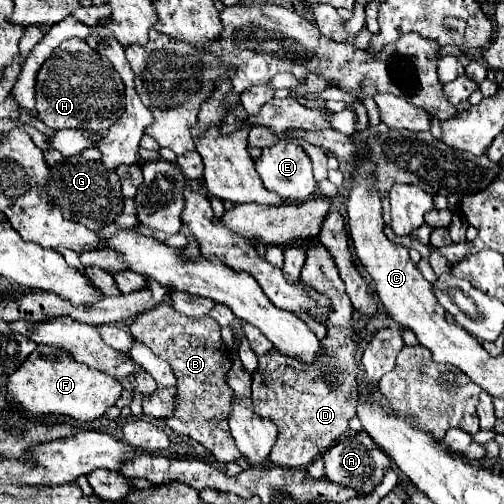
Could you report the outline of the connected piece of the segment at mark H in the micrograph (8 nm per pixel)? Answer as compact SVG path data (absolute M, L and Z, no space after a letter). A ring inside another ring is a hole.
M70 38L50 54L38 72L36 108L38 118L52 130L82 128L106 132L124 114L124 82L110 60L104 60L82 38Z

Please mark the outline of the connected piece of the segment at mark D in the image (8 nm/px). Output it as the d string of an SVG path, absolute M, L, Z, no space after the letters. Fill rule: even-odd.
M308 242L308 258L302 268L302 282L324 292L332 300L332 316L328 322L328 336L322 340L324 356L320 364L304 366L294 358L280 352L266 352L258 356L258 368L252 372L252 402L254 412L262 418L270 418L278 426L278 440L270 452L270 460L284 468L306 468L320 454L338 442L348 430L348 422L356 412L356 374L354 364L356 344L352 340L352 304L344 290L344 282L338 276L338 268L332 256L320 242Z

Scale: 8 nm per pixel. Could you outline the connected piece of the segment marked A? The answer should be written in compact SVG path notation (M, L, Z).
M362 430L356 436L344 438L338 444L334 444L324 456L326 462L326 474L324 478L348 488L356 488L362 494L370 494L384 478L384 470L390 468L388 456L382 452L382 448L376 448L376 442Z

